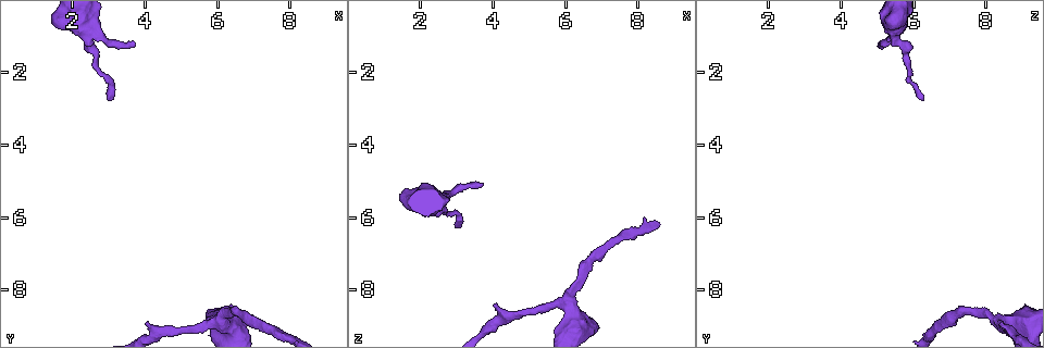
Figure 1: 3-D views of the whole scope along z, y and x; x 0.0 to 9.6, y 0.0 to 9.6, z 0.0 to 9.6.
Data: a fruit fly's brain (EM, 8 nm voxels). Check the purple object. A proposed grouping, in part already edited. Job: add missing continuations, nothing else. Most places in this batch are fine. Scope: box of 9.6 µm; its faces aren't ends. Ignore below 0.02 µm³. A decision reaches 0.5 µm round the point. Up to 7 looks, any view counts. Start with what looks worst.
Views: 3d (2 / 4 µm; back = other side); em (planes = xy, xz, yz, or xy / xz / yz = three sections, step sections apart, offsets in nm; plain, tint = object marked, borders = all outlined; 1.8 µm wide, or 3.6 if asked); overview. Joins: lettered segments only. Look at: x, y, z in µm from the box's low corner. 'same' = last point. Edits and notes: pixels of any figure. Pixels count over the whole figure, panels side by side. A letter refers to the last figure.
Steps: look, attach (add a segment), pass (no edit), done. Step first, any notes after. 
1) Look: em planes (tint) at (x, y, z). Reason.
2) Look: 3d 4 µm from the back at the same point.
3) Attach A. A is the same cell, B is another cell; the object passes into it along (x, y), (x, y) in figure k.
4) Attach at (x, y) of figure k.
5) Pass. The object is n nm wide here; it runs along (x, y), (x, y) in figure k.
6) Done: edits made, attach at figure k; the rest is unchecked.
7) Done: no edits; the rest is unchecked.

Look: 3d 4 µm at (3.70, 1.10, 5.00). Free end.

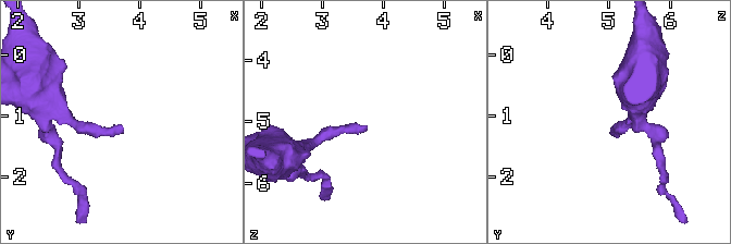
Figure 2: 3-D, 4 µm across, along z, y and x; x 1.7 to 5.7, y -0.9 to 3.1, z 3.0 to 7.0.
Look: em planes (plain) at (3.70, 1.15, 5.10). Need the tissue.

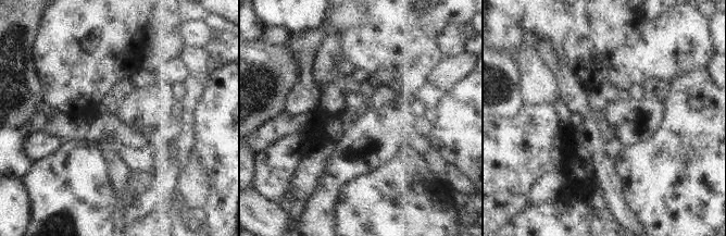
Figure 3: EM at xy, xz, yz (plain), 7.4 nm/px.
Look: em planes (borders) at the same point.

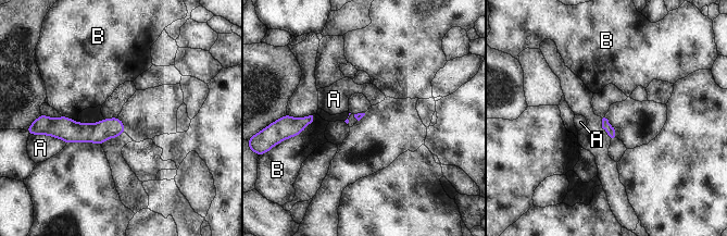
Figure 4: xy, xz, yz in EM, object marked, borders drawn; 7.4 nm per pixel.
Pass. A and B are other cells; it runs along (55, 123), (69, 131), (122, 131) in figure 4; no lettered segment goes on from it.

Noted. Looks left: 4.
Look: em 3.6 µm xz step 16 (borders) at (6.20, 8.85, 8.60).

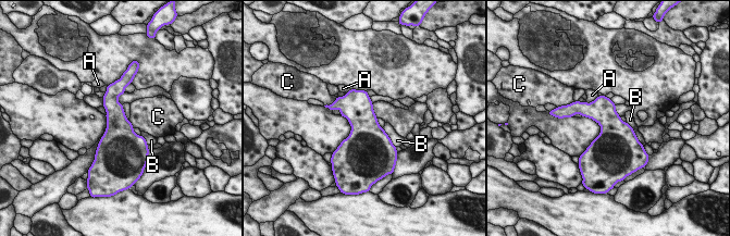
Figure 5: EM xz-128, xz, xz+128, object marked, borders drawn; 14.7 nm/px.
Pass. A, B and C are other cells; no lettered segment goes on from it.

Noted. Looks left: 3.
Look: em xz step 16 (tint) at (4.10, 8.90, 8.40). An open end.

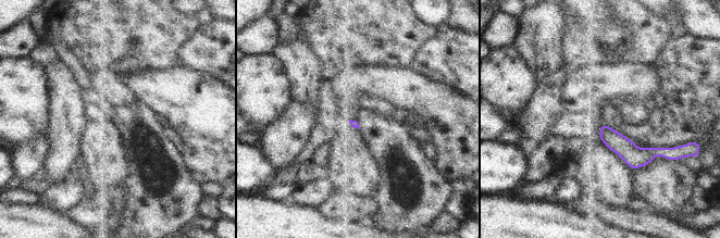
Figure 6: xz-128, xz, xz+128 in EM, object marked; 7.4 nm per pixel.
Look: em planes (borders) at the same point. Another direction.

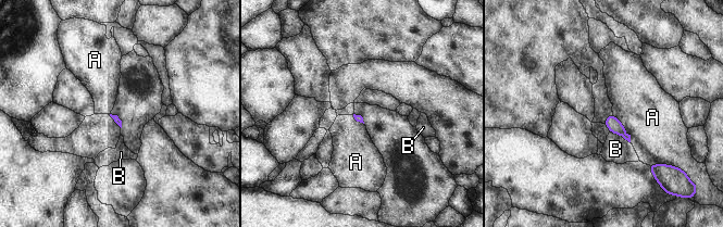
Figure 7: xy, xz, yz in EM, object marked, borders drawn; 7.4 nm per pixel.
Pass. The longest contact is with A, 260 nm; A and B are other cells; none of them fits.

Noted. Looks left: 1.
Done: no edits; the rest is unchecked.

